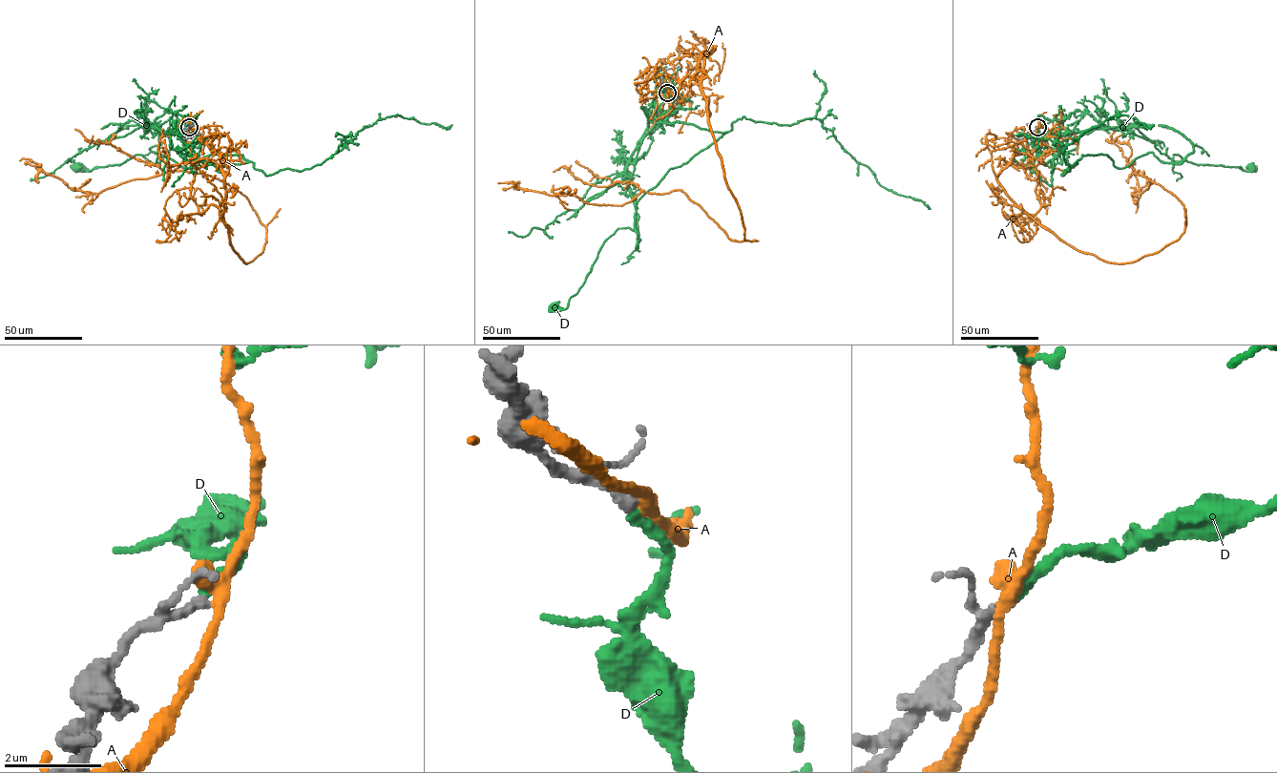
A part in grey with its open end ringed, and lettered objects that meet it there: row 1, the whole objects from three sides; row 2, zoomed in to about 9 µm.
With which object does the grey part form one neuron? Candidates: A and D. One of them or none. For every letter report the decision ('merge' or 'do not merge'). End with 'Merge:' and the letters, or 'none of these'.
A: do not merge
D: merge
Merge: D

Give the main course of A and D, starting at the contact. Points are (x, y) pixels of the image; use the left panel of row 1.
A: (189, 127), (191, 198), (221, 212), (250, 261), (265, 227), (219, 179), (171, 171), (97, 194), (19, 160)
D: (189, 127), (174, 128), (195, 153), (182, 154), (246, 161), (76, 166)

